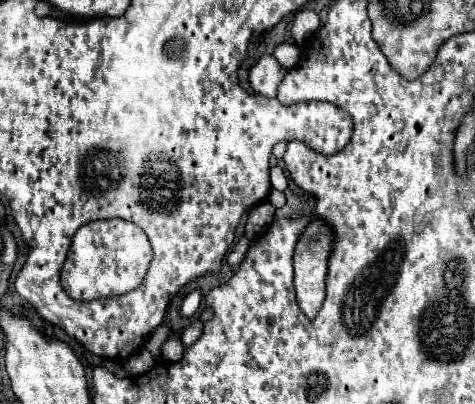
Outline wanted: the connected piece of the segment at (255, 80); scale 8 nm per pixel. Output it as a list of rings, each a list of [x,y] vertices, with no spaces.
[[[264,55],[252,69],[250,69],[250,87],[264,95],[264,97],[276,97],[278,85],[284,77],[286,69],[280,67],[280,63],[272,55]]]

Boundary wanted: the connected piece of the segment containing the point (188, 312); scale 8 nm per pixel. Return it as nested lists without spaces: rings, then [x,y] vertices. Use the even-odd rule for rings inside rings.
[[[194,289],[182,303],[182,317],[192,317],[198,311],[200,301],[202,301],[202,291]]]

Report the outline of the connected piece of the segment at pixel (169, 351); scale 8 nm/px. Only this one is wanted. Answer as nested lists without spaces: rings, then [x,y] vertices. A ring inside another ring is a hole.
[[[168,339],[168,341],[162,345],[162,351],[160,351],[162,359],[164,359],[164,361],[170,361],[170,363],[182,359],[182,353],[184,353],[184,345],[182,345],[180,339]]]

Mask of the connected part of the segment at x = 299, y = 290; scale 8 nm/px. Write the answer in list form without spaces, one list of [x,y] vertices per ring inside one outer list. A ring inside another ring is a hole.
[[[314,219],[314,223],[302,233],[296,251],[294,251],[294,289],[296,289],[296,301],[298,307],[304,311],[306,317],[314,319],[314,315],[320,311],[324,303],[324,279],[328,269],[328,255],[332,249],[332,231],[328,225],[324,225],[322,219]]]

